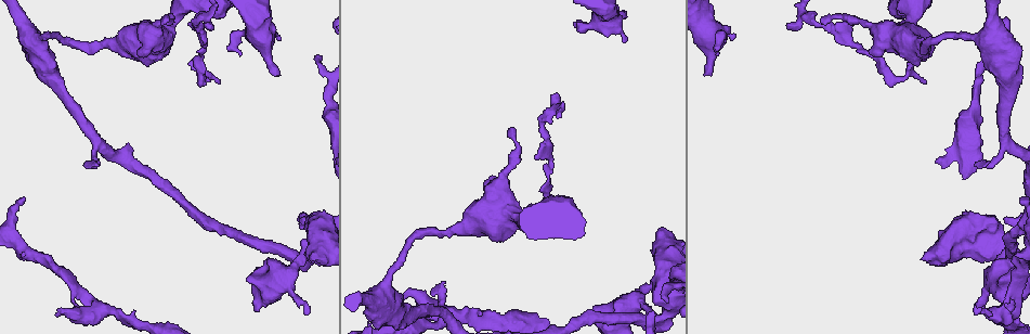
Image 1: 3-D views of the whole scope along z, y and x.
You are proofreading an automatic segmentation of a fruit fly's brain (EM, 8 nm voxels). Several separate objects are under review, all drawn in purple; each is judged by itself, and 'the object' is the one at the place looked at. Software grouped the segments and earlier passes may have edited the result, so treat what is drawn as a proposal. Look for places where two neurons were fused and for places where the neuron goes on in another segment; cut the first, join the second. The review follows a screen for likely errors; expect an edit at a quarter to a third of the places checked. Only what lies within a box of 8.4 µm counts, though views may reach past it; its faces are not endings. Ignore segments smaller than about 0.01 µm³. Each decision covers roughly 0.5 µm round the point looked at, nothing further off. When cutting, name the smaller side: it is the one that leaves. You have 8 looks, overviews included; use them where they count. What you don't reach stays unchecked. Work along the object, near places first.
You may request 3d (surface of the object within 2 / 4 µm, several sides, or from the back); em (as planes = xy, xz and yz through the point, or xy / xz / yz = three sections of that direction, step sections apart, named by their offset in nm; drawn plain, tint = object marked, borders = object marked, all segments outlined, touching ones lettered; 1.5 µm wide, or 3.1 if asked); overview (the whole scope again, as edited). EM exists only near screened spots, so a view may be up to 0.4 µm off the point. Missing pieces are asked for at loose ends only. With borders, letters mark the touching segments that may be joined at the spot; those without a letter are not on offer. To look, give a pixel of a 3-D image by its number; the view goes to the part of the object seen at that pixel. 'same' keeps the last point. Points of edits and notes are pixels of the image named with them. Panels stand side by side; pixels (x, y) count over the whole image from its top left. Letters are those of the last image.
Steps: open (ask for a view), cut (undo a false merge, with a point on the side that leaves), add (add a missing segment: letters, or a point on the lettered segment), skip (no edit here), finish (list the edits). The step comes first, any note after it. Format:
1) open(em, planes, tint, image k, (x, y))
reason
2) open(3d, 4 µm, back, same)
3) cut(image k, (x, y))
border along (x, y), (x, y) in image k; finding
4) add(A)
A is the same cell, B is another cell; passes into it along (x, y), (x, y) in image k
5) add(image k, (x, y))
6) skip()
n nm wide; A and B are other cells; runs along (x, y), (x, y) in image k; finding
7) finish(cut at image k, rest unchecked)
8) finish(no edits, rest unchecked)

open(em, xz, step 4, tint, image 1, (302, 255))
calibre changes

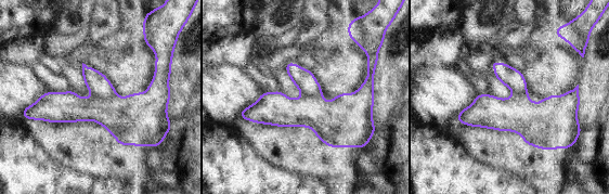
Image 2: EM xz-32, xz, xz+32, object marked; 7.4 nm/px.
open(em, planes, tint, same)
another direction

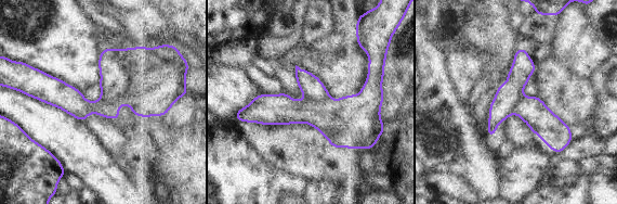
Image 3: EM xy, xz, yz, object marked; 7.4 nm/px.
open(em, planes, borders, same)

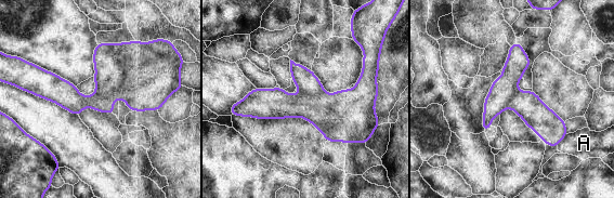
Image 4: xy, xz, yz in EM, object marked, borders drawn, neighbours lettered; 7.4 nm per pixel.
cut(image 4, (309, 84))
220 nm wide; A is another cell; two neurons meet here

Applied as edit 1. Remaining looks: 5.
open(overview)

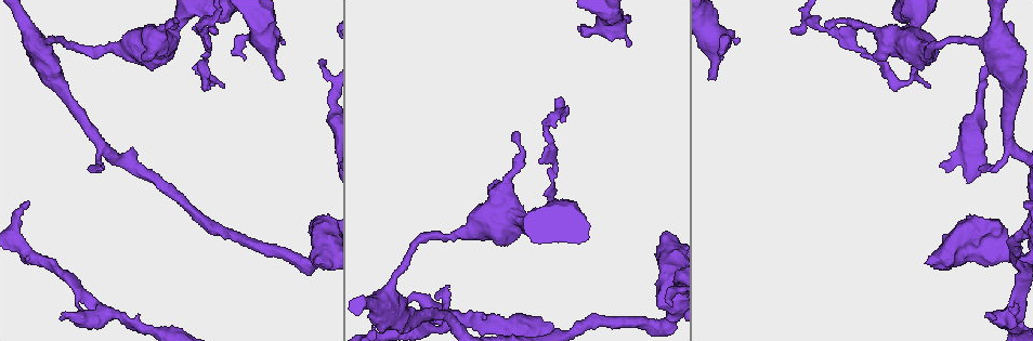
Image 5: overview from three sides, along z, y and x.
open(3d, 2 µm, image 5, (992, 319))
stops while still wide

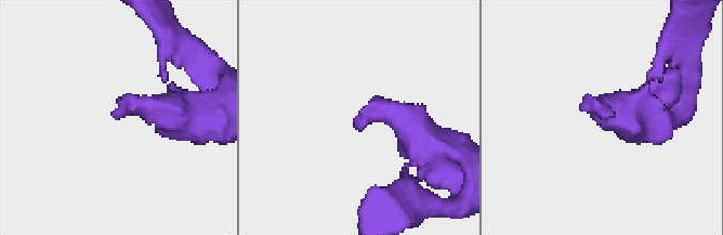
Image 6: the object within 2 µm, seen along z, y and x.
open(em, planes, tint, image 6, (120, 109))
now the EM

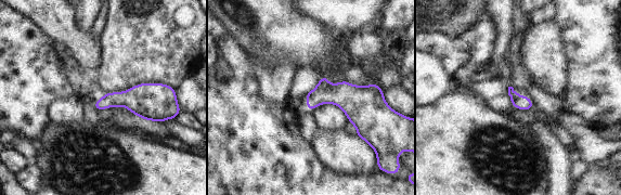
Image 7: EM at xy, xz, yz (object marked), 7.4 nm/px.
open(em, planes, borders, same)

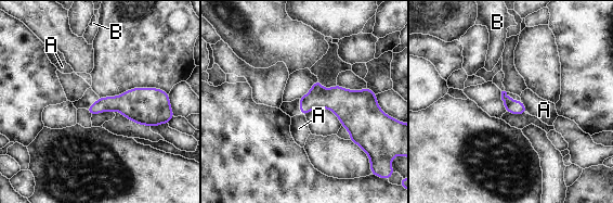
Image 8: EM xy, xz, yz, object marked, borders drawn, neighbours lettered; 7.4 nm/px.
skip()
A and B are other cells; border along (520, 100), (527, 112) in image 8; none of them fits

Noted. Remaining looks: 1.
open(em, planes, borders, image 5, (860, 28))
calibre changes

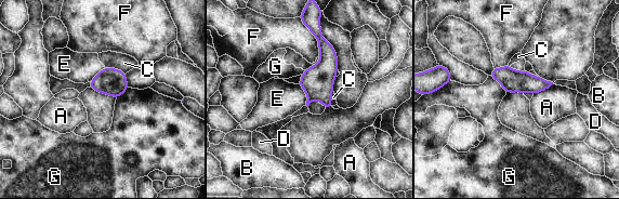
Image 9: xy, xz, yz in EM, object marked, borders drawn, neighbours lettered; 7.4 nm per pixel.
skip()
A, B, C, D, E, F and G are other cells; border along (553, 83), (534, 94) in image 9; all the same neuron

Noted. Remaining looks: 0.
finish(cut at image 4, rest unchecked)

